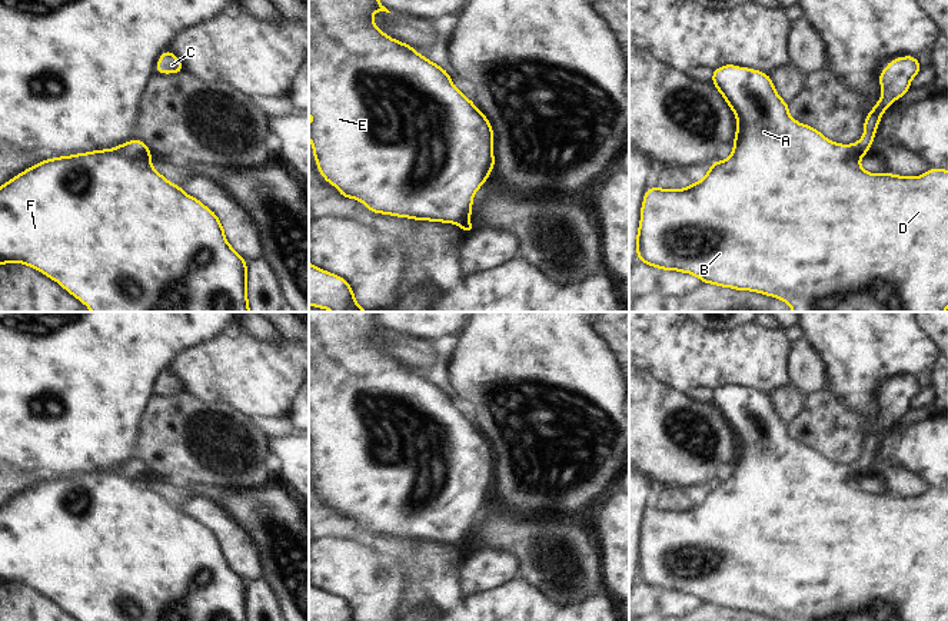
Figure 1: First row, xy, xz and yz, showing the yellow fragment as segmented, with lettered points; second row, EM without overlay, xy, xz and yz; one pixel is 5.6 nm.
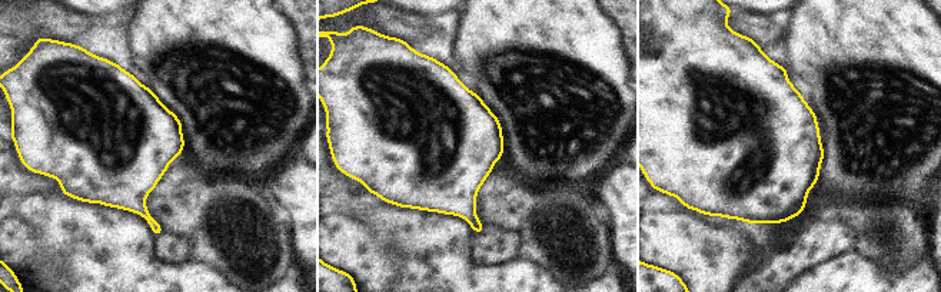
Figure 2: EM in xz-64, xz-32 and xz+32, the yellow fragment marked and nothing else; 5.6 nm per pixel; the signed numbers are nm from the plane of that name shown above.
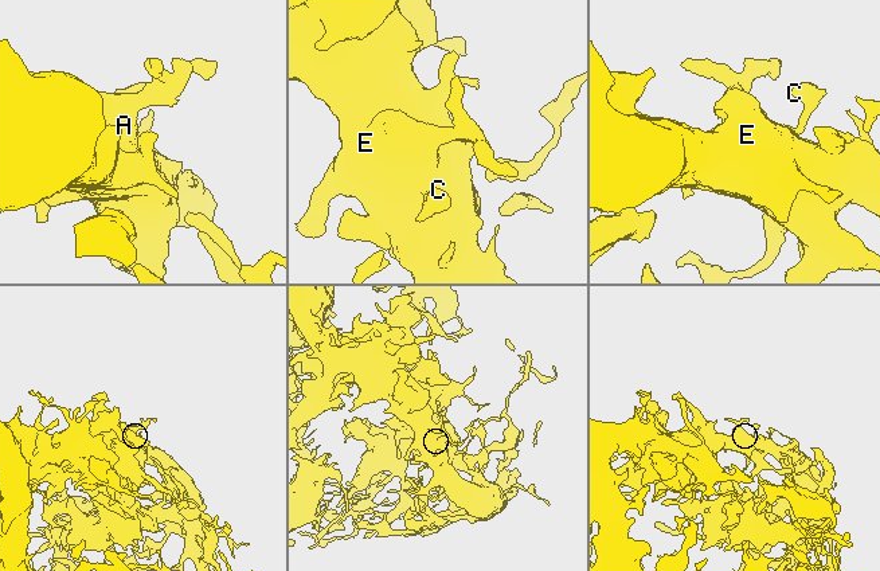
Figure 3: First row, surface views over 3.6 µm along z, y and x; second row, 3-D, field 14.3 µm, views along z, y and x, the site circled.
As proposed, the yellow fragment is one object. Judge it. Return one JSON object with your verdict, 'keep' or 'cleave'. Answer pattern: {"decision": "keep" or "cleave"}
{"decision": "keep"}

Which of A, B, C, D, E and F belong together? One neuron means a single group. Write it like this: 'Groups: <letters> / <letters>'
Groups: A B C D E F

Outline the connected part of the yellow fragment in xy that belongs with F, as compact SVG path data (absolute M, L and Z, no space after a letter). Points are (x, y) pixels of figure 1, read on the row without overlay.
M133 459L112 469L43 479L7 501L0 507L0 587L21 584L34 588L79 621L249 621L247 581L230 567L219 537L159 494L152 485L152 478L147 465Z

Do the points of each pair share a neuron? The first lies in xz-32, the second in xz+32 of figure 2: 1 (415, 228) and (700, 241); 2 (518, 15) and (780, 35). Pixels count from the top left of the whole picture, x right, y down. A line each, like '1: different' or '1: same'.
1: different
2: different

